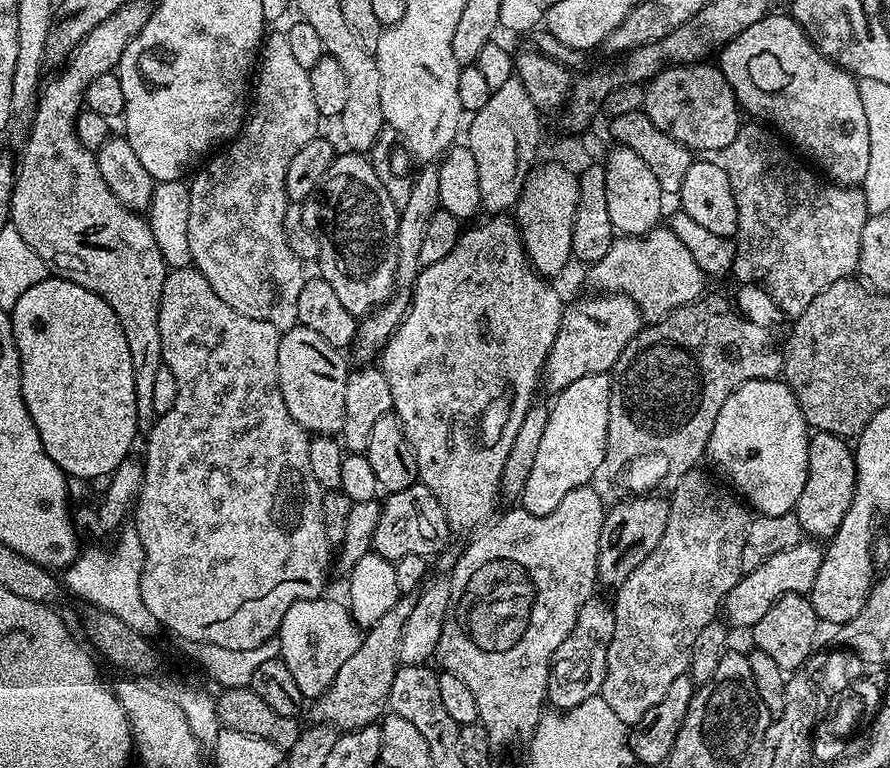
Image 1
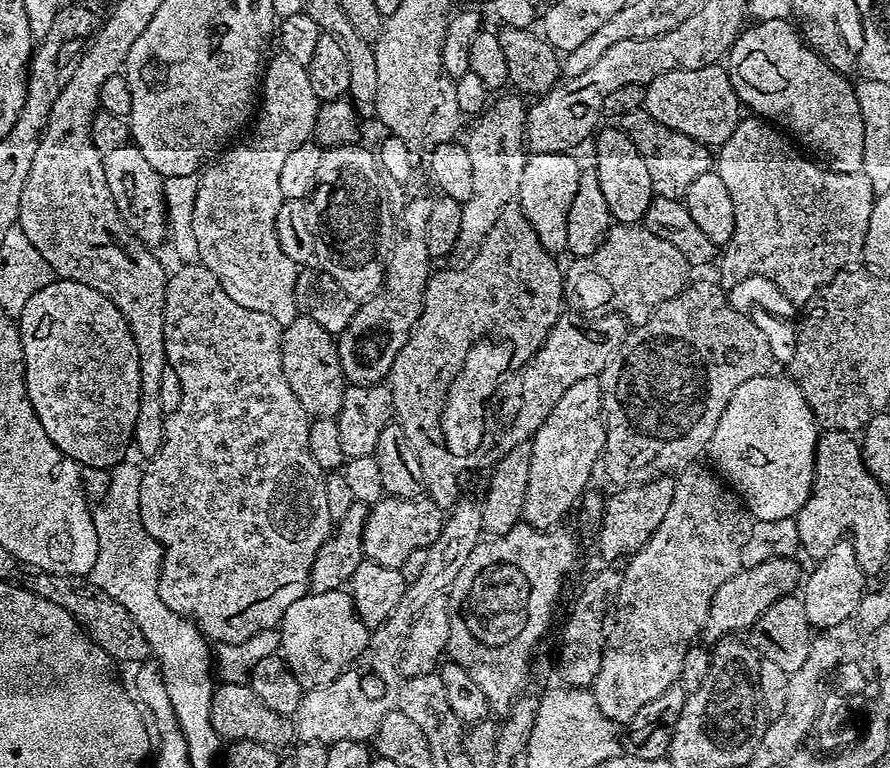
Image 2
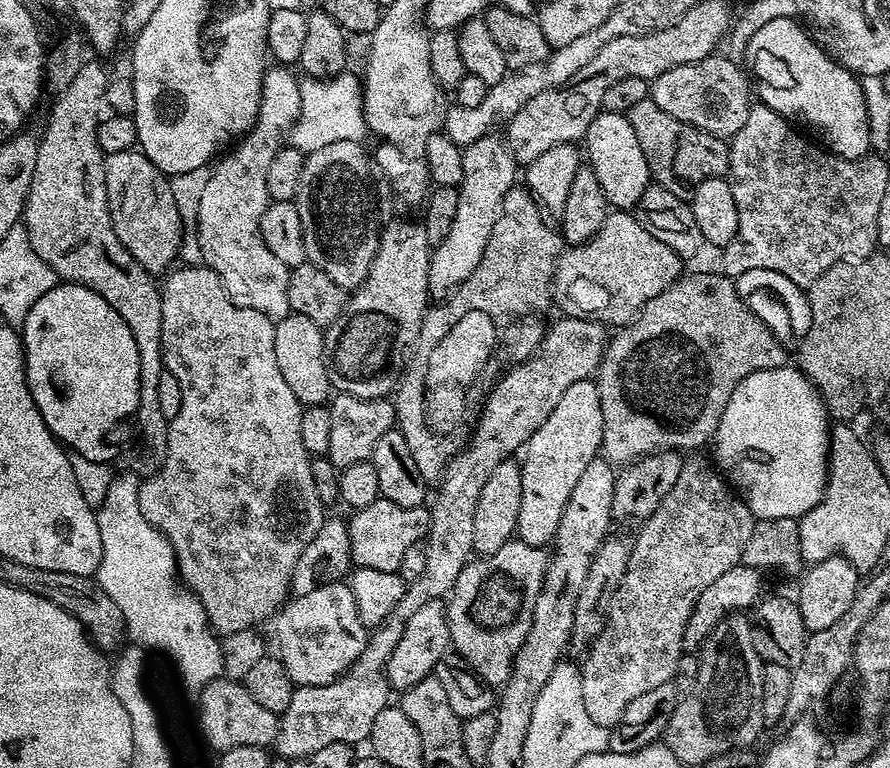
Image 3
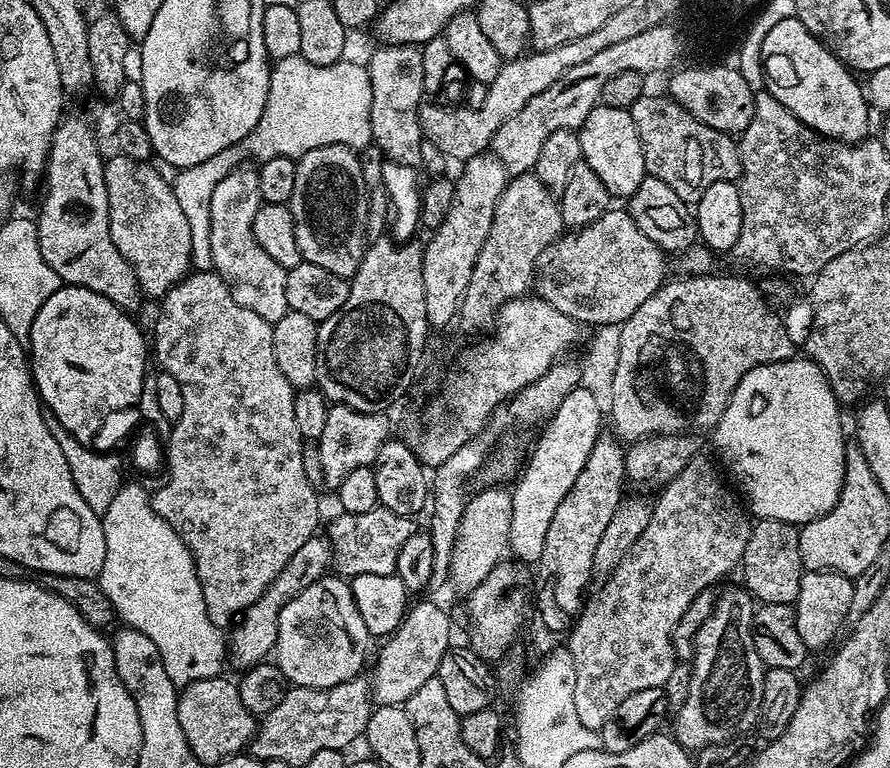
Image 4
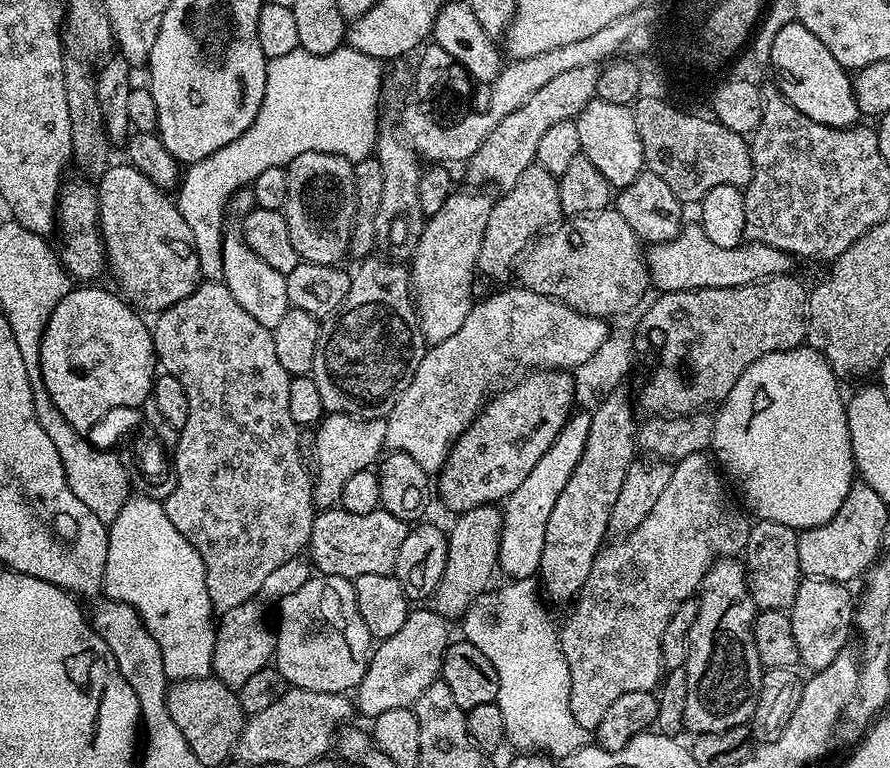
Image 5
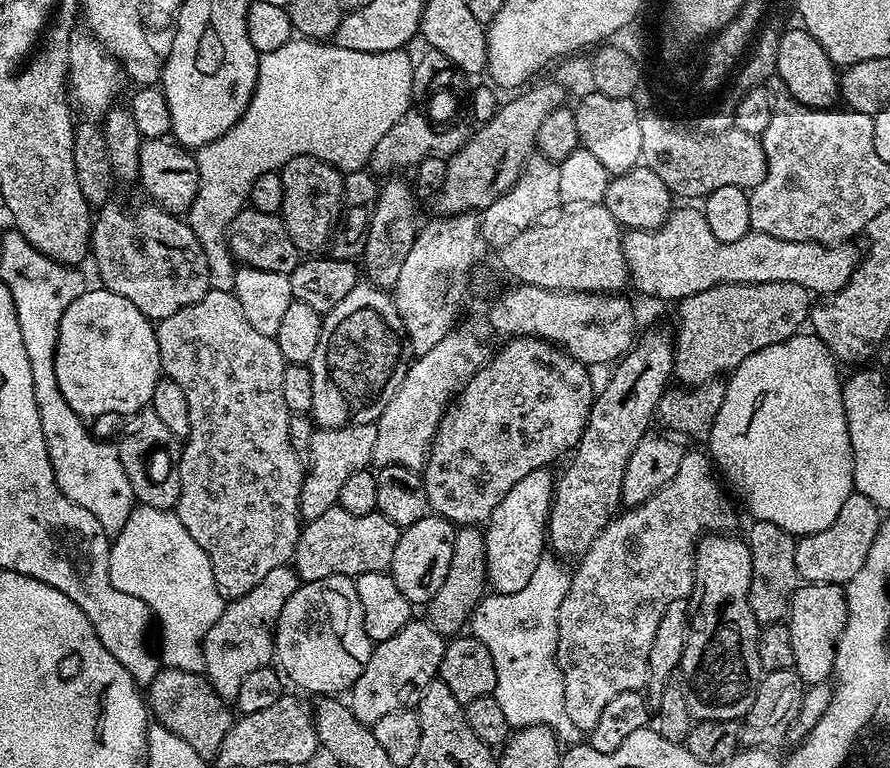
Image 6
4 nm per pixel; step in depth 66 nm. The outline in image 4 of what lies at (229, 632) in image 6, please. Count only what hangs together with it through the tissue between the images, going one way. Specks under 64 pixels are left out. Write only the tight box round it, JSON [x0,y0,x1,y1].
[226,535,332,670]

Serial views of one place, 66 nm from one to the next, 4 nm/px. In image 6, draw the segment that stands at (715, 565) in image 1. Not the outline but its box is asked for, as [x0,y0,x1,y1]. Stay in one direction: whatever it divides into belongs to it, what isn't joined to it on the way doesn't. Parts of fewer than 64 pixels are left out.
[556,451,736,734]

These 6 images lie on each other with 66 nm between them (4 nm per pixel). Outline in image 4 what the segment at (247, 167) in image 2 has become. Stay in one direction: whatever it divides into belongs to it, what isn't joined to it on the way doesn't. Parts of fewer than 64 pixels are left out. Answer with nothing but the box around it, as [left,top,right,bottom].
[210,167,290,325]

